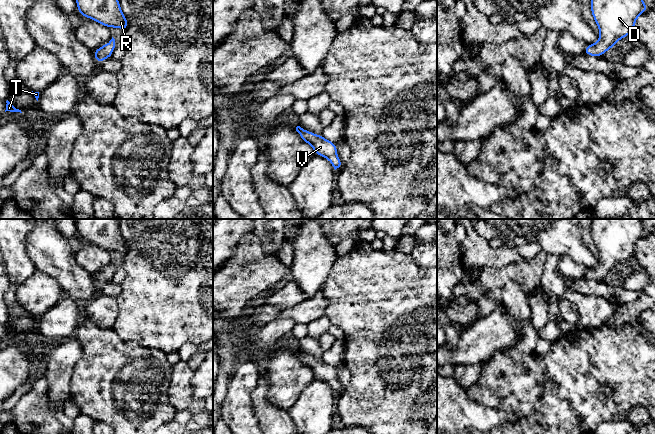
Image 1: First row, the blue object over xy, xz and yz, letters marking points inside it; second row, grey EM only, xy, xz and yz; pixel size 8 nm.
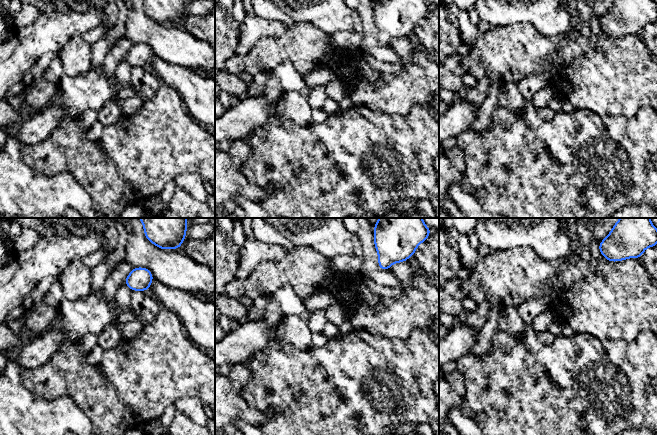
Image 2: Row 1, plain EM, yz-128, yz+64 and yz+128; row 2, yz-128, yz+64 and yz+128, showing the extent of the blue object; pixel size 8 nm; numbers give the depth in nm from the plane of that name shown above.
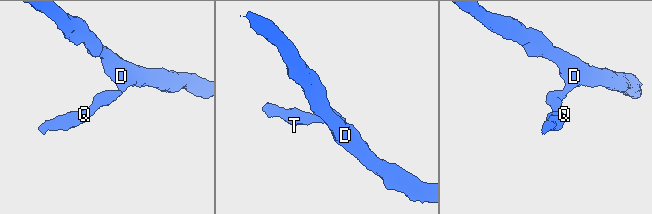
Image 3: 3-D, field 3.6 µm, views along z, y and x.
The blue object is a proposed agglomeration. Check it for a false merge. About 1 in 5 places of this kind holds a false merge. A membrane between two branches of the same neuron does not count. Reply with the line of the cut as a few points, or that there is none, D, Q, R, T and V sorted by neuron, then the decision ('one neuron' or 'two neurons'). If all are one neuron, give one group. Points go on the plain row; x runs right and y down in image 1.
no cut; D Q R T V; one neuron

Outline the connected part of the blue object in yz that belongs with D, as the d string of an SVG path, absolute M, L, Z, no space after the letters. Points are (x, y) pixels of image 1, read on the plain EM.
M591 219L591 237L599 252L600 262L592 269L585 270L585 279L601 281L620 263L634 255L635 246L639 239L648 234L641 219Z

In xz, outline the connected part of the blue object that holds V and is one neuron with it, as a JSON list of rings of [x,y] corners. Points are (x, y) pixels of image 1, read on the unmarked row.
[[[300,350],[296,351],[296,355],[304,366],[312,370],[315,378],[328,383],[335,394],[340,391],[341,386],[337,379],[336,367],[326,364],[322,359],[316,359],[304,354]]]

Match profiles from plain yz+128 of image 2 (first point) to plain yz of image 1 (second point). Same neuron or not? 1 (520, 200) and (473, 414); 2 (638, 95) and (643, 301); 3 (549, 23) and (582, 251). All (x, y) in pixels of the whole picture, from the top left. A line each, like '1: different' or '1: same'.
1: different
2: same
3: same

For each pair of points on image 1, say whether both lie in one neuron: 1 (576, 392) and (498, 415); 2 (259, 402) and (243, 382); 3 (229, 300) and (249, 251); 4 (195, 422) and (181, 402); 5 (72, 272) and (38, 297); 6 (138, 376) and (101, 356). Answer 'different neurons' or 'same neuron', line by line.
1: different neurons
2: different neurons
3: same neuron
4: same neuron
5: different neurons
6: same neuron

